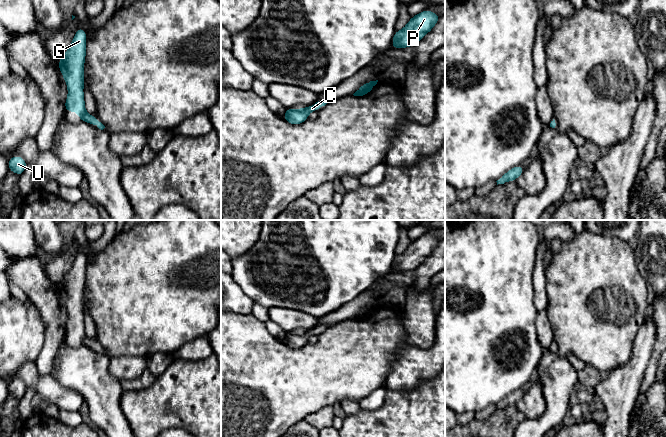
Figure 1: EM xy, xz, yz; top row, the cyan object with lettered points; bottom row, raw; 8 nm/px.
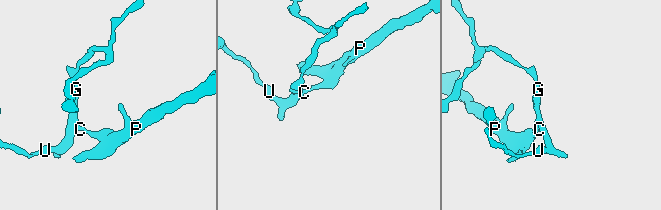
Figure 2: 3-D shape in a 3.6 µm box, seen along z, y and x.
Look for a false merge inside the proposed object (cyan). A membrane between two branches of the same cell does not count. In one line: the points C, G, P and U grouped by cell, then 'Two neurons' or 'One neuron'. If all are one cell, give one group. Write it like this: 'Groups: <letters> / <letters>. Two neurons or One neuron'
Groups: C G P U. One neuron

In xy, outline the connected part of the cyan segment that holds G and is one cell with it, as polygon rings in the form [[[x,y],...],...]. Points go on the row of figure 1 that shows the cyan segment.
[[[79,27],[70,47],[58,61],[59,69],[68,88],[65,112],[78,112],[80,121],[96,125],[99,129],[103,130],[105,126],[97,117],[89,115],[85,110],[83,74],[86,56],[86,40],[86,31],[82,27]]]

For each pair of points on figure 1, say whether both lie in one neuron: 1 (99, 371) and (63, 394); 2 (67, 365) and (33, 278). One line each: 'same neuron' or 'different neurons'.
1: different neurons
2: different neurons

